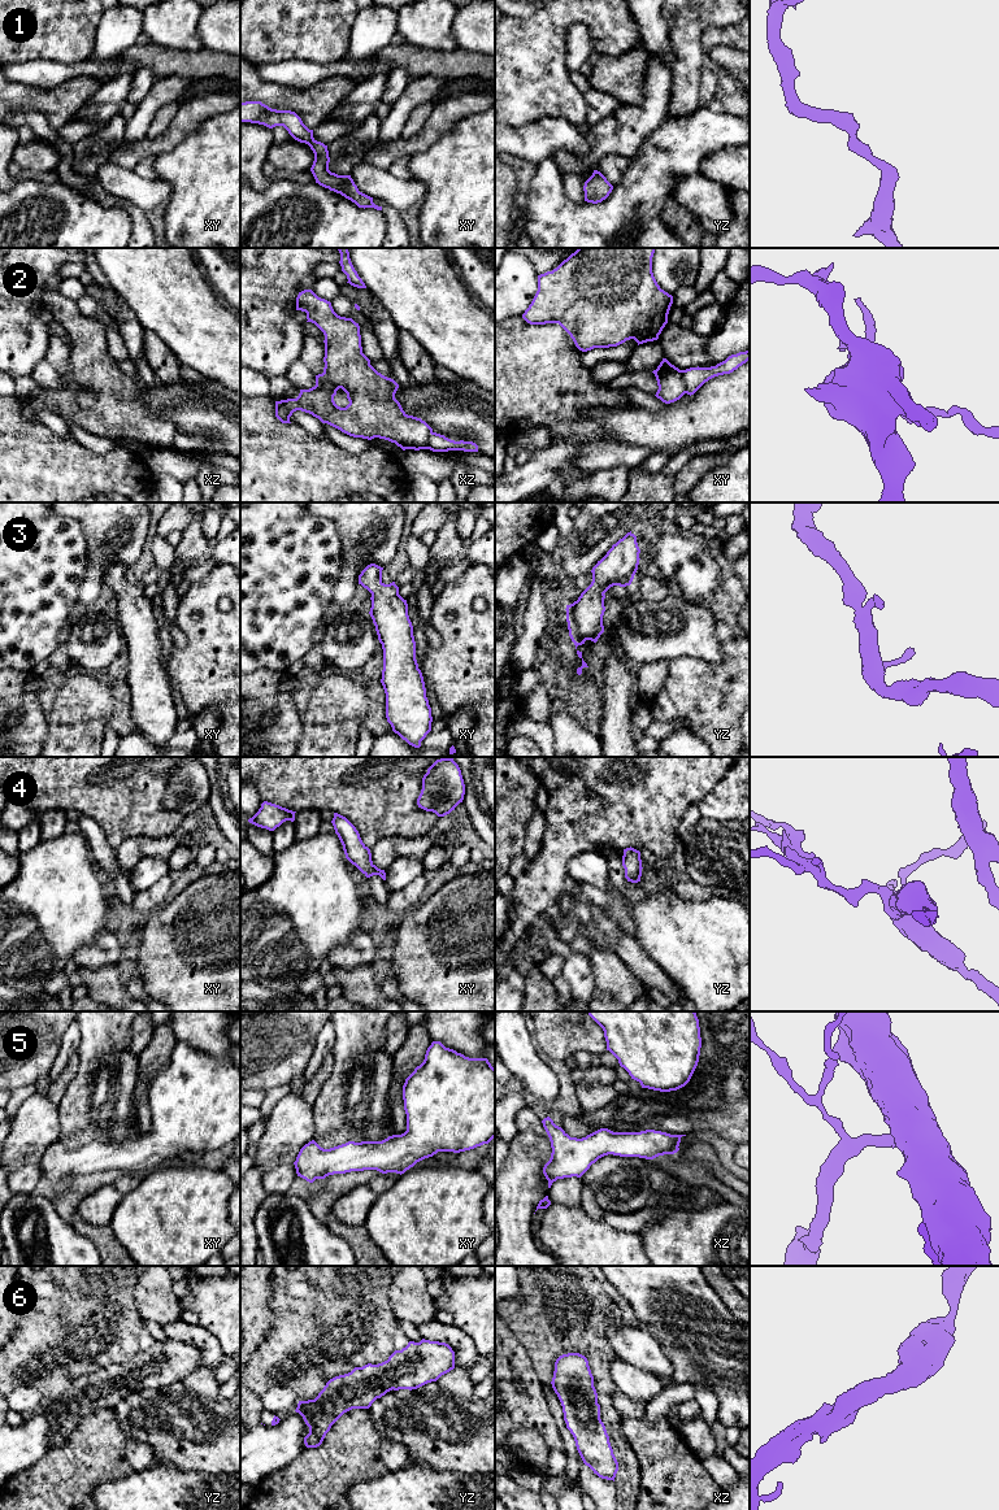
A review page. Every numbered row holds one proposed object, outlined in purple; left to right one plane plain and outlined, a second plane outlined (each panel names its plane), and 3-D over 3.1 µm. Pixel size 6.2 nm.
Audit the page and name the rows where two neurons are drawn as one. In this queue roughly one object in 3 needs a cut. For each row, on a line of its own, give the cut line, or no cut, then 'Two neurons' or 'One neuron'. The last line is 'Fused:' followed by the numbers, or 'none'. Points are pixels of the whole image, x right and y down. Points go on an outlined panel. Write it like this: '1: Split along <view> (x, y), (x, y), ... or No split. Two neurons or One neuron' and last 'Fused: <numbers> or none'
1: No split. One neuron
2: Split along xy (681, 370), (686, 392). Two neurons
3: No split. One neuron
4: No split. One neuron
5: No split. One neuron
6: No split. One neuron
Fused: 2

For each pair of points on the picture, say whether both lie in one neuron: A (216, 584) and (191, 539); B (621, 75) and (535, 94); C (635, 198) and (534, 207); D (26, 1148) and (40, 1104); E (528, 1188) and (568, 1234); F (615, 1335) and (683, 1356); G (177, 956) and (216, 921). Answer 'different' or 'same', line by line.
A: different
B: different
C: same
D: same
E: different
F: different
G: same

